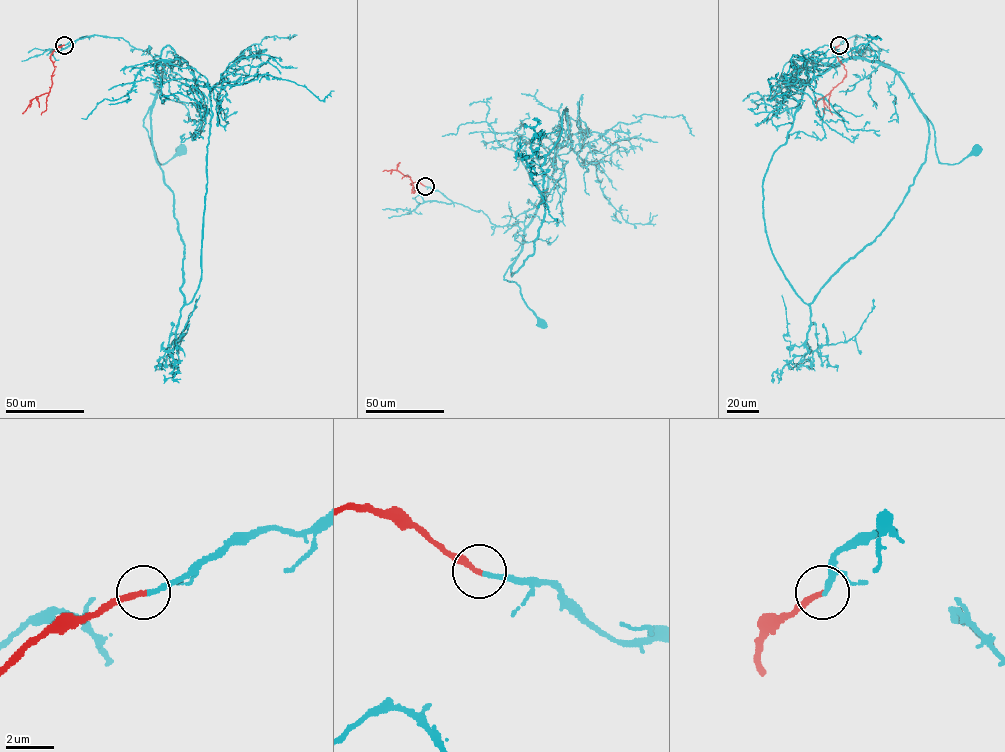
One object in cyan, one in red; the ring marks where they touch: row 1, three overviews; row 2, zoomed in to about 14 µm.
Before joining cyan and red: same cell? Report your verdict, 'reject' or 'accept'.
accept

